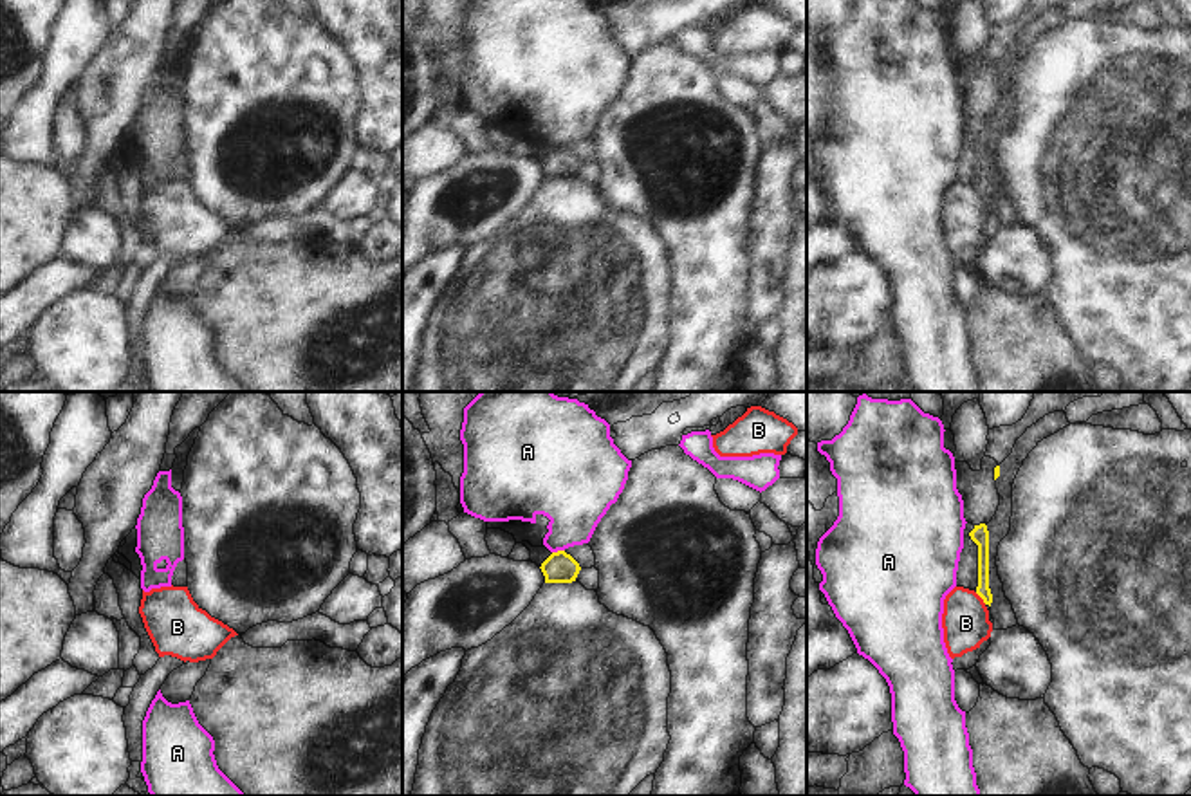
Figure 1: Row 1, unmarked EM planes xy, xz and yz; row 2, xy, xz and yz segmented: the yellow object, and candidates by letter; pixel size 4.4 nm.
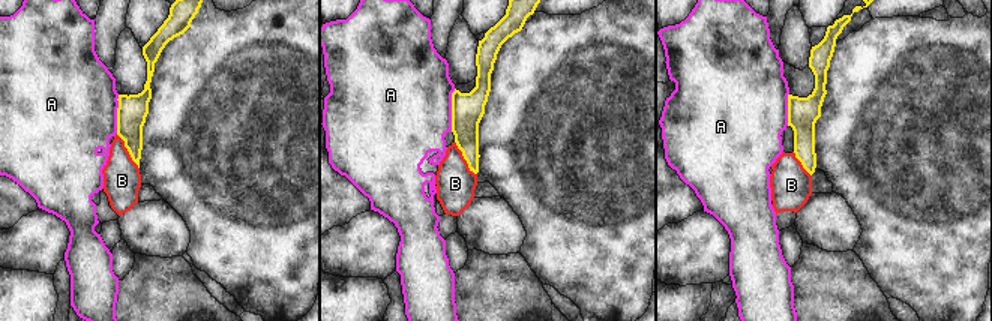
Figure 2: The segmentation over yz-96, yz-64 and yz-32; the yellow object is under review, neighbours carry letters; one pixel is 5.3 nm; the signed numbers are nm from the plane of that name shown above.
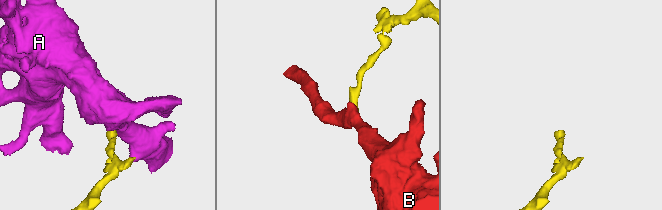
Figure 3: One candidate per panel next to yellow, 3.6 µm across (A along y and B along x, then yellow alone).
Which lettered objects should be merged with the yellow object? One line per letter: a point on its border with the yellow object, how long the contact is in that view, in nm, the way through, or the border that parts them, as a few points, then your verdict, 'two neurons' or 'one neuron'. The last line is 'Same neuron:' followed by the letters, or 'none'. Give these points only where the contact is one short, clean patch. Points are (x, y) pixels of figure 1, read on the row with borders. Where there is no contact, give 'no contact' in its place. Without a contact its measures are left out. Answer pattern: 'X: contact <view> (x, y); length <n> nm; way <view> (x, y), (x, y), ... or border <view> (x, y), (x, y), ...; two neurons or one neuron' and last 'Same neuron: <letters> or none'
A: contact xz (558, 551); length 60 nm; border xz (563, 549), (553, 553); two neurons
B: contact yz (980, 596); length 80 nm; border yz (975, 592), (986, 603); two neurons
Same neuron: none

